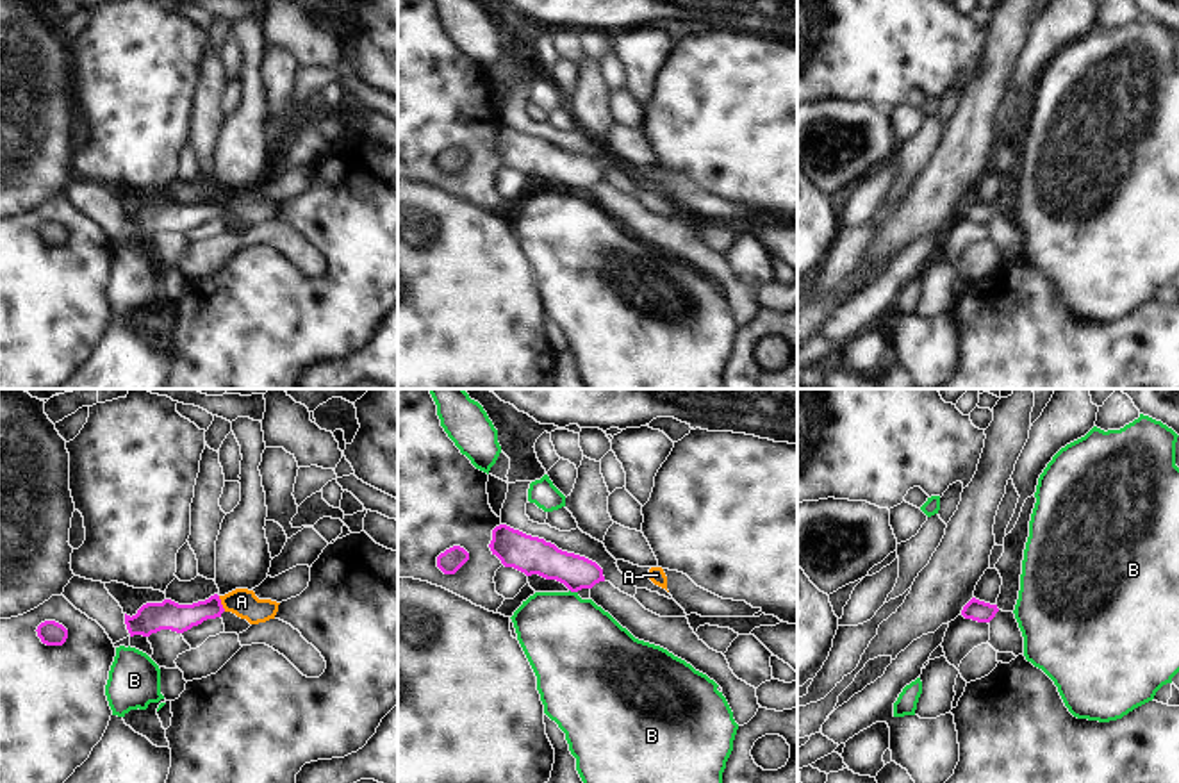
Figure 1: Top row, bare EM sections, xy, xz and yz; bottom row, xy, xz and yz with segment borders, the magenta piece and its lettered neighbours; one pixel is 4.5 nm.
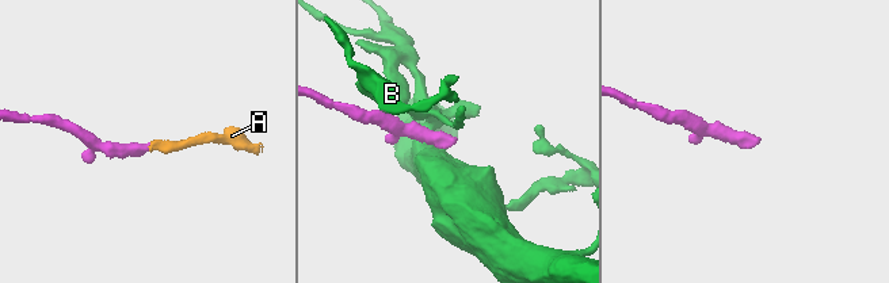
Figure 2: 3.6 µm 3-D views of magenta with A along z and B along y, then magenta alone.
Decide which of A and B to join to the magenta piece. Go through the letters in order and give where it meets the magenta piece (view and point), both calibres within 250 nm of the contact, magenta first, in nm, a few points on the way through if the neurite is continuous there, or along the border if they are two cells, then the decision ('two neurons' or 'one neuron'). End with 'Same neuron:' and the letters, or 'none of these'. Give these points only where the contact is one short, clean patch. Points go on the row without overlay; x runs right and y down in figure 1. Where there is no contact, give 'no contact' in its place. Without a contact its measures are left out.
A: xy (220, 204) | 130/130 nm | across xy (168, 214), (195, 214), (220, 204), (241, 202) | one neuron
B: xz (573, 191) | 170/420 nm | along xz (569, 189), (577, 193) | two neurons
Same neuron: A

